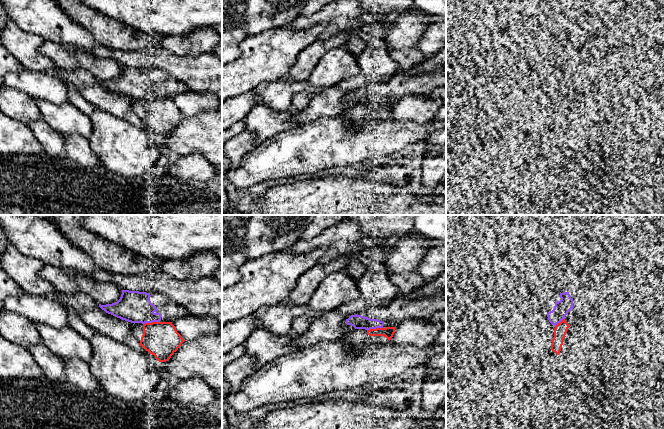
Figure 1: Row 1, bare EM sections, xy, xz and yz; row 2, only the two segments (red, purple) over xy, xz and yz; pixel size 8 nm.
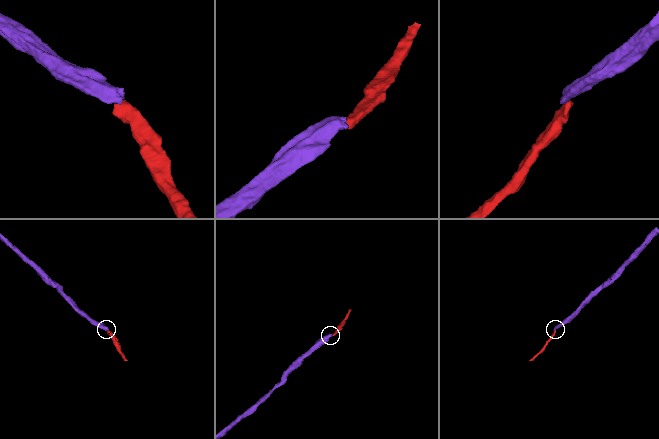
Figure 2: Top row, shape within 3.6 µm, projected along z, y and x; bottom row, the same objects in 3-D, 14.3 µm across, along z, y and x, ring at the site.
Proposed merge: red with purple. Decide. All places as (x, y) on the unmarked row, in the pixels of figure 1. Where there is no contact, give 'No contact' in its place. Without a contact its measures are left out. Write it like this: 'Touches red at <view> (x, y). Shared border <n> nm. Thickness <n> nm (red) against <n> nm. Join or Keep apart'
Touches red at xy (151, 99). Shared border 140 nm. Thickness 280 nm (red) against 260 nm. Keep apart

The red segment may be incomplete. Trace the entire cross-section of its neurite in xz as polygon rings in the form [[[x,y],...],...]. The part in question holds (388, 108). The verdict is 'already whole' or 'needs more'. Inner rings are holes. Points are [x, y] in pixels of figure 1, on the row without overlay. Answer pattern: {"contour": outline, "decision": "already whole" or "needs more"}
{"contour": [[[396,103],[376,105],[354,105],[341,116],[346,127],[359,129],[366,123],[374,120],[387,120],[393,113]]], "decision": "needs more"}

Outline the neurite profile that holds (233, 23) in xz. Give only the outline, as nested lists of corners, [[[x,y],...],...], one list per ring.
[[[222,0],[222,65],[241,56],[239,45],[248,35],[245,30],[246,1],[230,3]]]

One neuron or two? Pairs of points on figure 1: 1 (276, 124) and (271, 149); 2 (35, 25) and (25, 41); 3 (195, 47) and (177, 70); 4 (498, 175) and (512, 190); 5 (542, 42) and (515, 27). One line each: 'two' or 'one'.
1: two
2: two
3: two
4: two
5: one

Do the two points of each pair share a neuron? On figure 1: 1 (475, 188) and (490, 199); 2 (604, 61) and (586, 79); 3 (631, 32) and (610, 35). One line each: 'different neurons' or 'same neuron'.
1: different neurons
2: same neuron
3: same neuron

